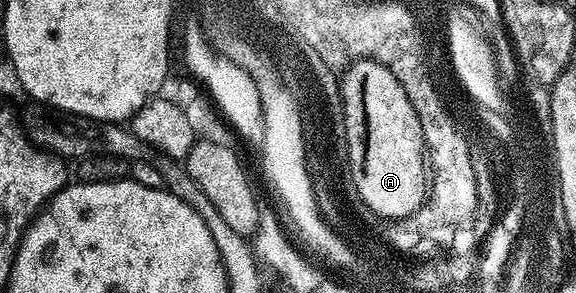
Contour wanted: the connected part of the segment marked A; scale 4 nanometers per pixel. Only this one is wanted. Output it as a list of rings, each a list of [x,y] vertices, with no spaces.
[[[354,60],[341,73],[343,122],[352,179],[360,198],[375,217],[402,220],[428,200],[428,160],[424,155],[420,118],[385,64]]]

